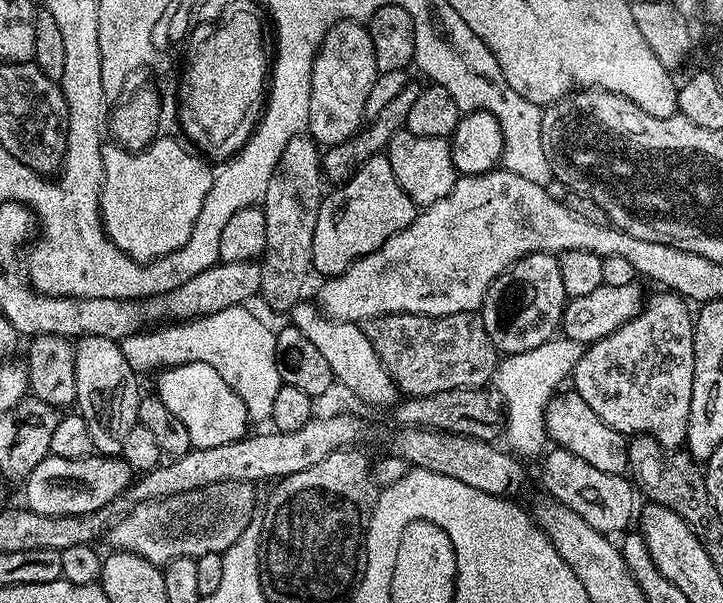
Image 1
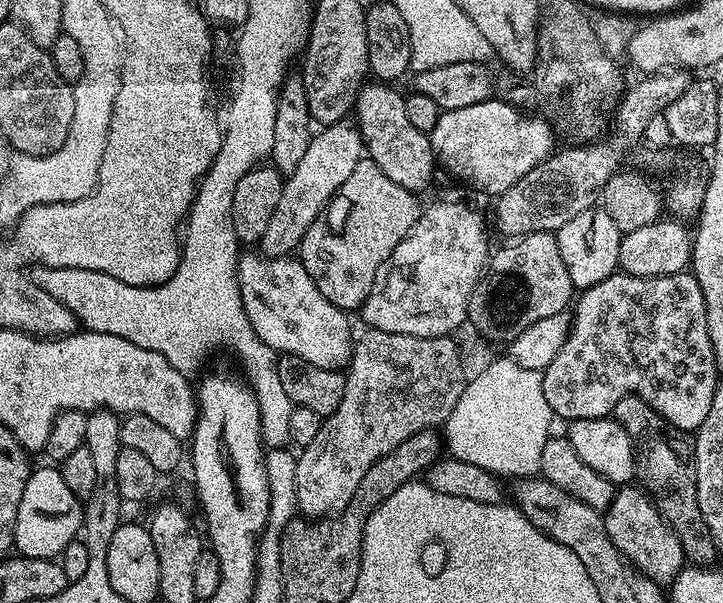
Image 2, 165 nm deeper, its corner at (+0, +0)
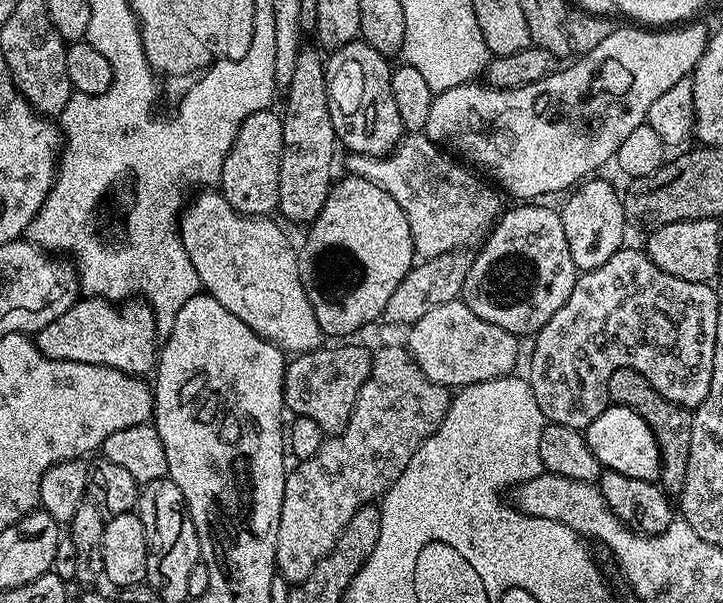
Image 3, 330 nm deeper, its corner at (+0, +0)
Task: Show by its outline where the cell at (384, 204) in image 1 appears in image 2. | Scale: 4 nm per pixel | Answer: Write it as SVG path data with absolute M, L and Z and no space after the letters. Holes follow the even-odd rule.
M365 158L354 166L354 174L342 182L342 186L334 194L334 198L326 205L320 217L306 230L306 238L302 238L298 249L298 259L306 266L306 274L314 278L314 286L322 290L322 298L334 302L344 313L359 310L366 298L378 284L382 269L391 261L398 242L402 242L412 232L422 211L421 197L415 192L398 186L391 178L386 178L382 170L371 158Z

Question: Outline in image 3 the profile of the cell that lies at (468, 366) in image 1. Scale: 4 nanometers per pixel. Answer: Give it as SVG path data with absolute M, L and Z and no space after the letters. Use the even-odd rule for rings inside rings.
M388 344L375 349L372 357L370 378L358 390L350 422L337 436L328 436L324 445L308 460L301 460L284 478L284 497L282 498L282 518L278 518L278 542L276 543L276 570L279 579L295 586L304 581L314 570L314 566L338 542L342 530L354 518L359 508L379 501L390 486L406 470L410 458L440 429L446 418L450 403L449 389L441 384L430 382L426 374L417 366L407 347Z

